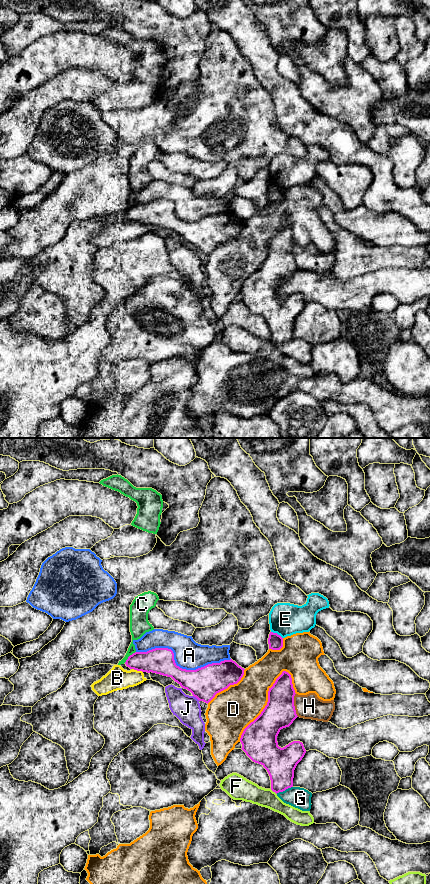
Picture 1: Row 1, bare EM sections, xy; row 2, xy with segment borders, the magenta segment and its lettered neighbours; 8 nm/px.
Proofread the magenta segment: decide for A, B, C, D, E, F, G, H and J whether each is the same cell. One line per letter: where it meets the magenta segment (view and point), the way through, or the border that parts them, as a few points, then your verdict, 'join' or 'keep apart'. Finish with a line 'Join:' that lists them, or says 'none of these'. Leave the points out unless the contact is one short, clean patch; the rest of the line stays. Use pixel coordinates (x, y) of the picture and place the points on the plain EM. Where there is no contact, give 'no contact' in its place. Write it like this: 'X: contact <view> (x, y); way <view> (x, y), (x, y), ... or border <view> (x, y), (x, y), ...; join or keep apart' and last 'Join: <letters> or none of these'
A: contact xy (178, 218); keep apart
B: contact xy (137, 222); keep apart
C: contact xy (129, 208); keep apart
D: contact xy (267, 256); keep apart
E: contact xy (277, 186); keep apart
F: contact xy (273, 343); keep apart
G: contact xy (284, 342); keep apart
H: contact xy (293, 257); keep apart
J: contact xy (196, 249); border xy (193, 247), (199, 252); keep apart
Join: none of these

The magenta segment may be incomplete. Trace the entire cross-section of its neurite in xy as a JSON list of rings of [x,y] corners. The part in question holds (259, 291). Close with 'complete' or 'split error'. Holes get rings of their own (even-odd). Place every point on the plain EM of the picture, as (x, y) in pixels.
[[[283,223],[268,243],[268,254],[261,266],[243,283],[242,302],[268,324],[271,342],[276,346],[293,339],[294,322],[306,302],[300,293],[281,300],[277,288],[298,269],[294,258],[295,242],[291,227]]]; complete

